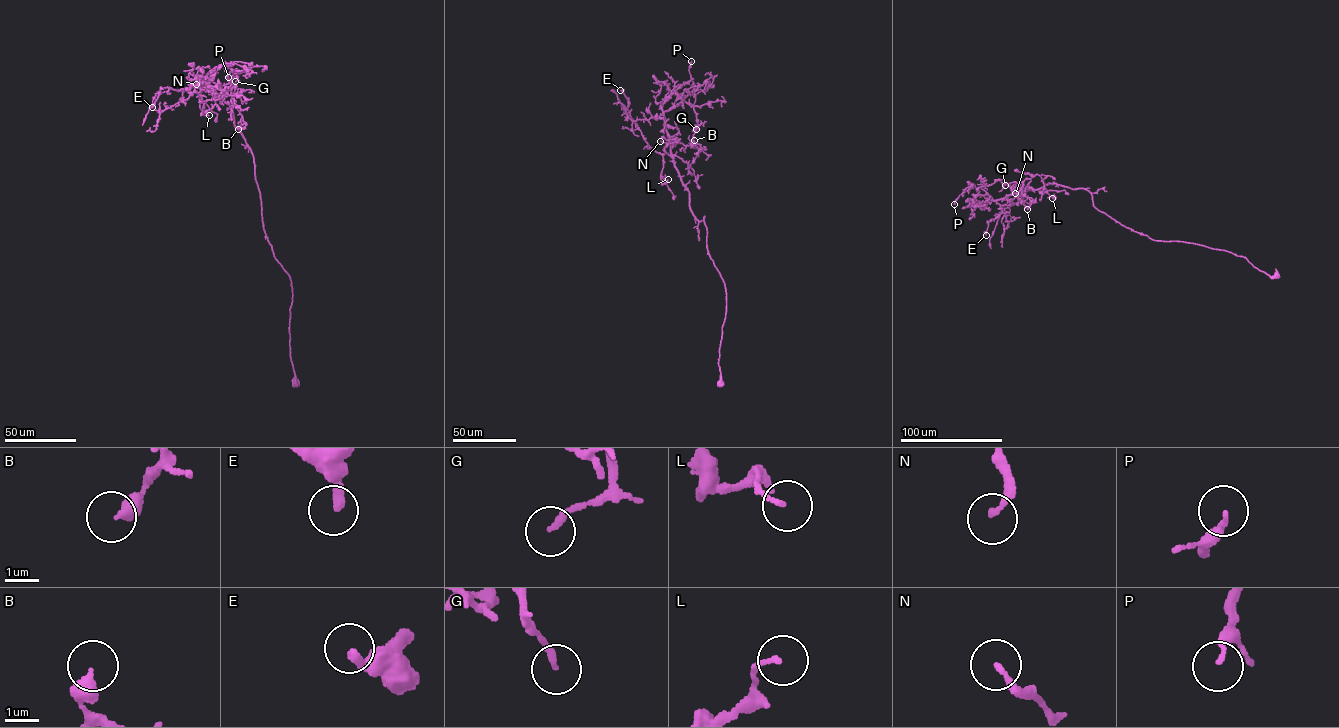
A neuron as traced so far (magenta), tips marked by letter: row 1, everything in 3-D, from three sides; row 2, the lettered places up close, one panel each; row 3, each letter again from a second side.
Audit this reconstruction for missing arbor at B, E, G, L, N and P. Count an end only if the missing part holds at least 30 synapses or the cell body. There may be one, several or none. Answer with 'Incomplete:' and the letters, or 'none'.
Incomplete: none

